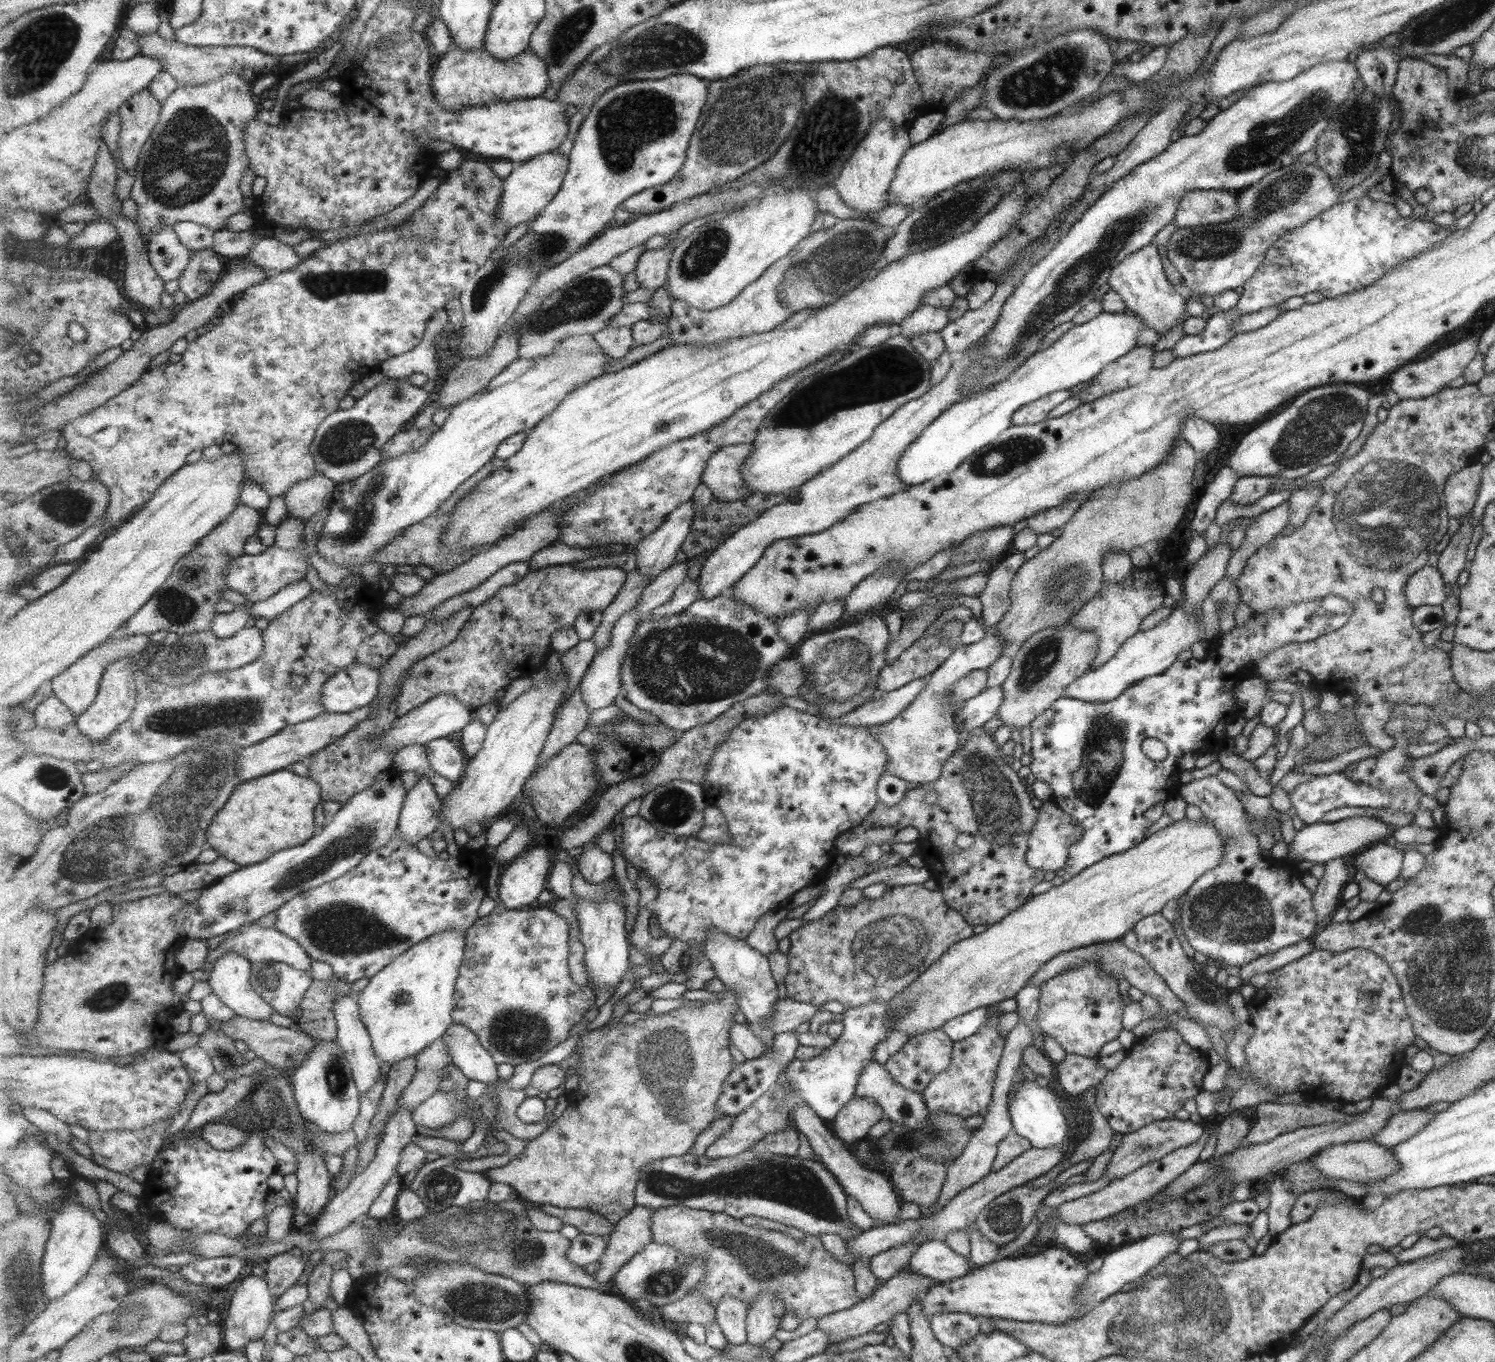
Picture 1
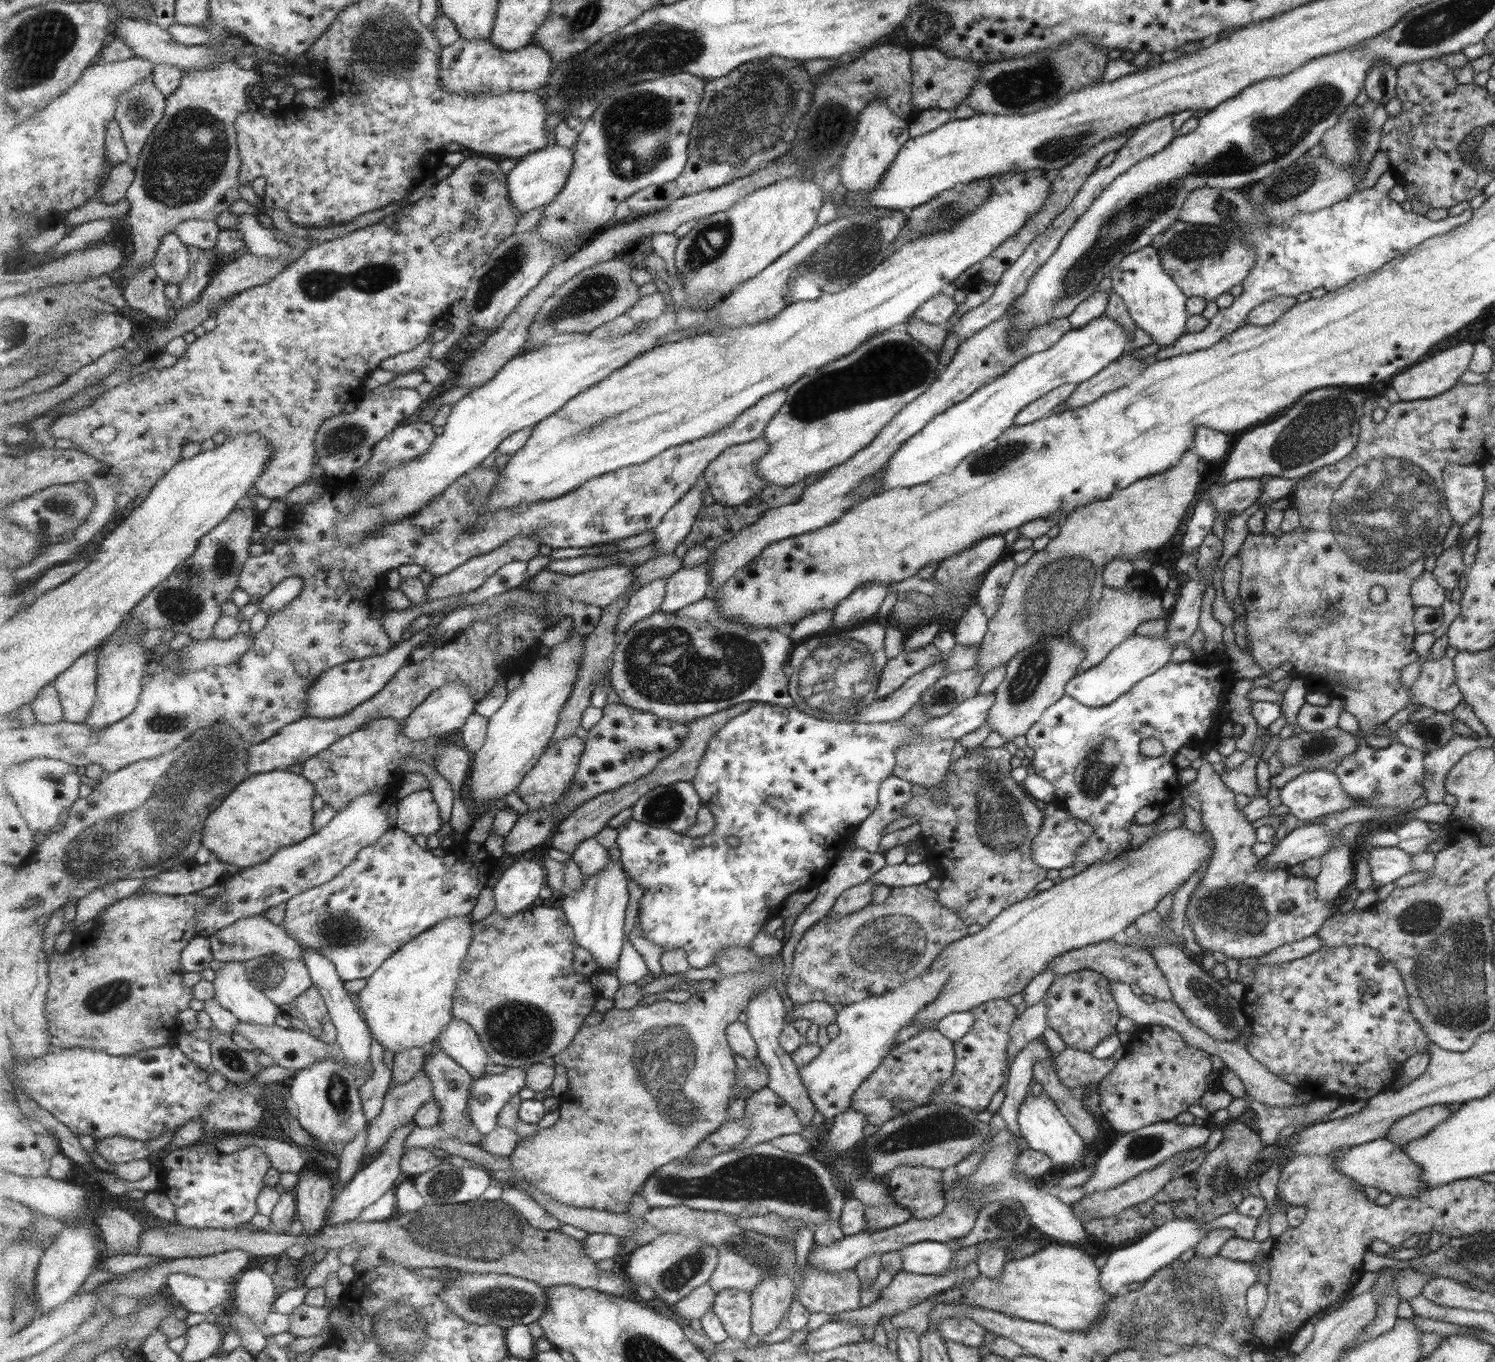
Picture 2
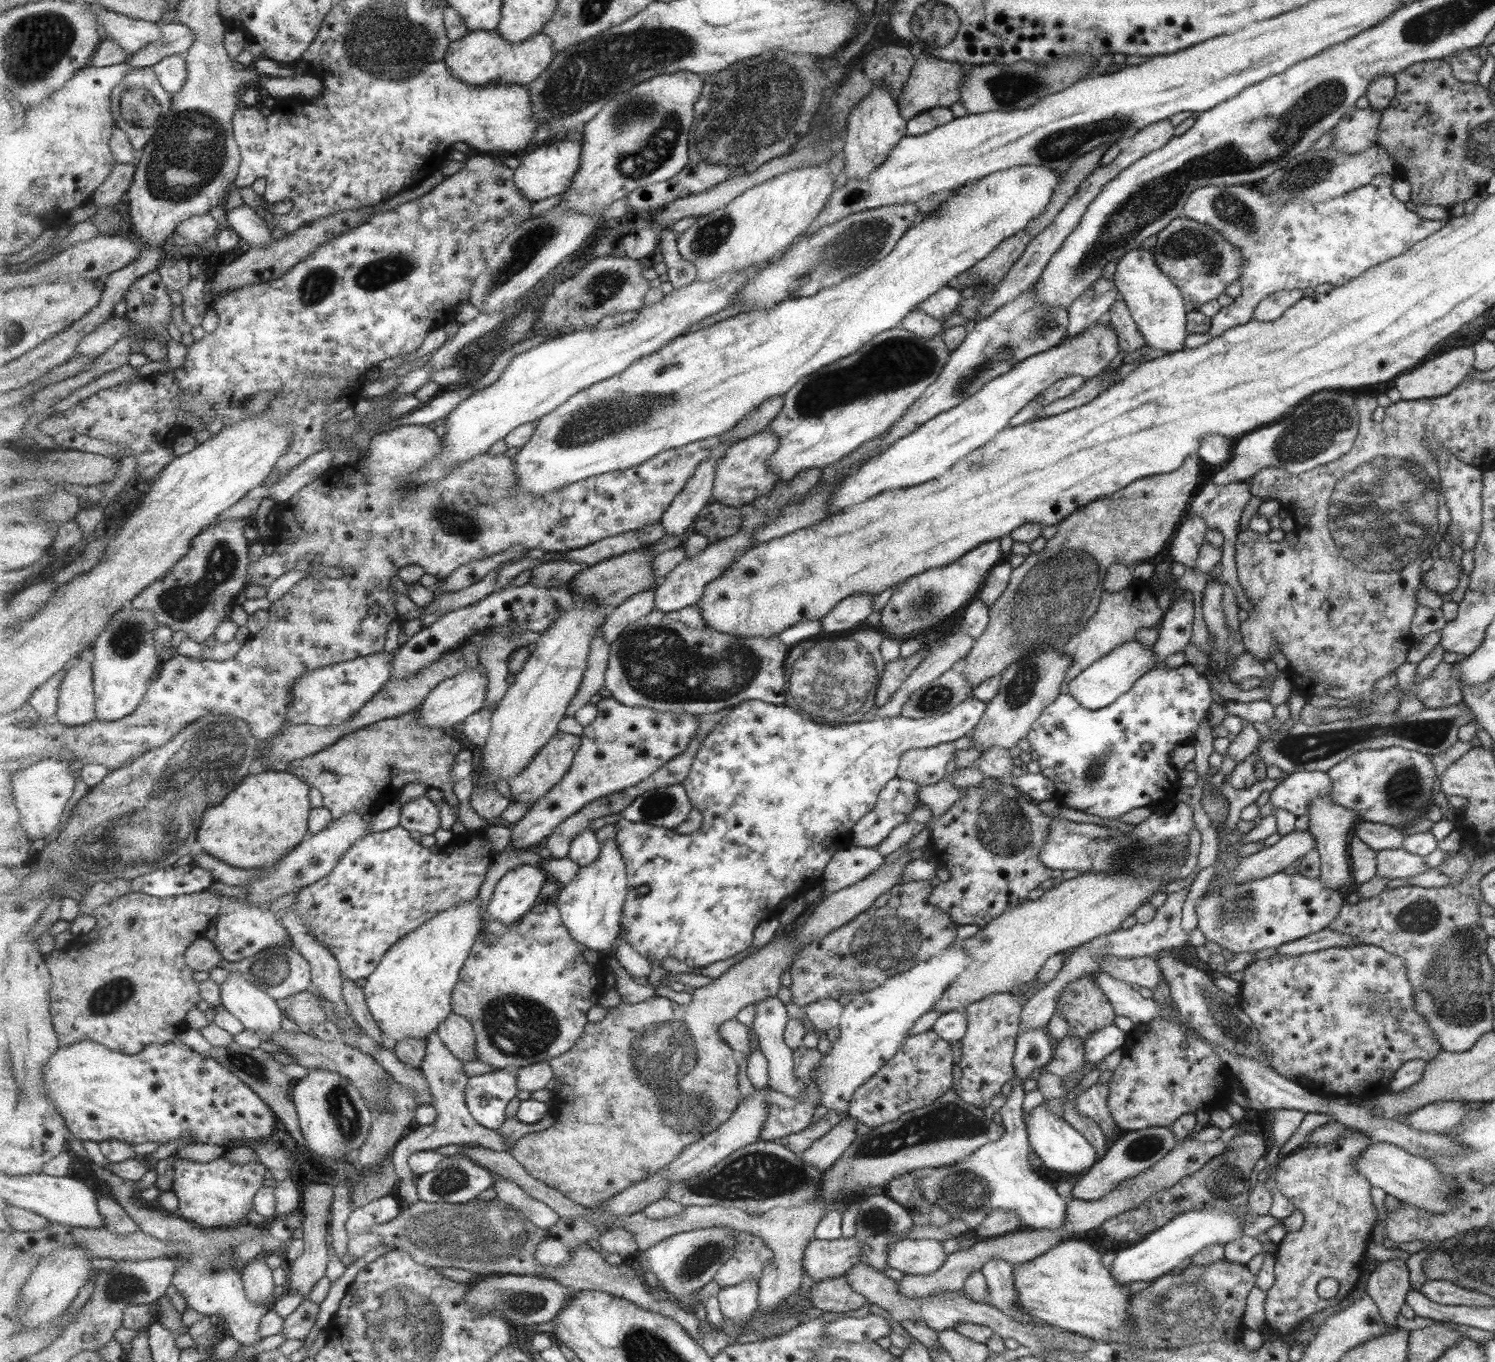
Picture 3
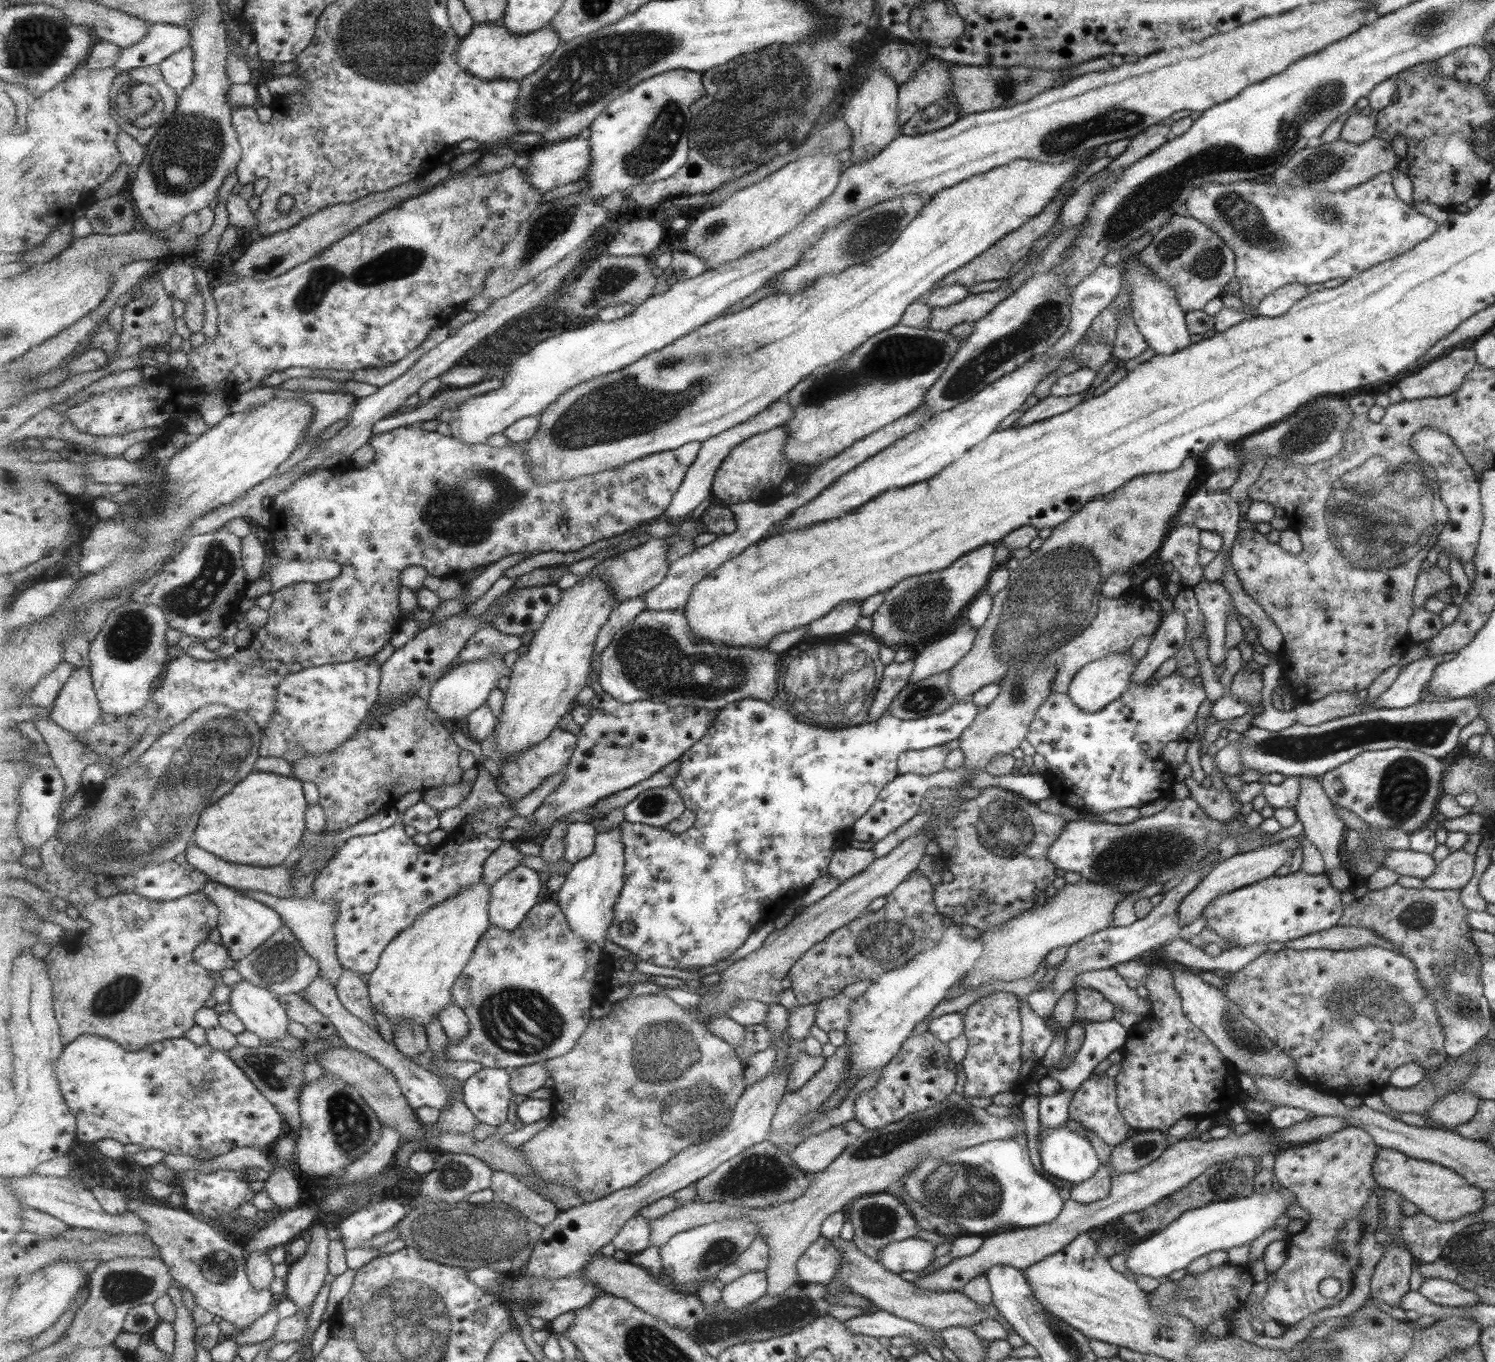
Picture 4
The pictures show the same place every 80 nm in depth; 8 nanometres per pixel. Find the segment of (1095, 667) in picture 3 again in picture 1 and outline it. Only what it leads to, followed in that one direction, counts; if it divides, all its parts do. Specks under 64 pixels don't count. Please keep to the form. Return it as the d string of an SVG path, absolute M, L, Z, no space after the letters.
M1174 606L1172 613L1151 630L1138 631L1117 650L1105 665L1088 670L1064 690L1065 698L1081 699L1083 702L1107 702L1117 698L1125 687L1135 681L1163 673L1171 667L1181 651L1187 651L1199 637L1198 613L1195 616Z

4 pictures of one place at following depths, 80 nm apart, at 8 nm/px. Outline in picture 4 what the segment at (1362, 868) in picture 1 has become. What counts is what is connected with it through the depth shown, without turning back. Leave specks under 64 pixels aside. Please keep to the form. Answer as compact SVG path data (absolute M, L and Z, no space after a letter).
M1392 850L1384 856L1383 867L1399 876L1413 876L1423 880L1435 869L1437 862L1431 854L1413 852L1412 850Z

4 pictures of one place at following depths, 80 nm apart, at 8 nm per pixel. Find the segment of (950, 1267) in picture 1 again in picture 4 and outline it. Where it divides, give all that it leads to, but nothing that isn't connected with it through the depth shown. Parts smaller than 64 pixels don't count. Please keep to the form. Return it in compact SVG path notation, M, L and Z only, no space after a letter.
M907 1238L886 1244L878 1252L877 1262L896 1275L900 1272L921 1272L931 1266L936 1257L934 1250L936 1246L928 1240Z

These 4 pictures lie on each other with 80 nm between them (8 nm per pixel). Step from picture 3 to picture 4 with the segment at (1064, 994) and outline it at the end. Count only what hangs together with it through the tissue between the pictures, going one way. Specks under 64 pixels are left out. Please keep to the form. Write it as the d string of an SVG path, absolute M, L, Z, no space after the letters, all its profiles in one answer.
M1072 985L1072 989L1075 993L1072 1024L1084 1028L1089 1022L1105 1022L1112 1019L1114 1007L1100 991L1081 985Z

